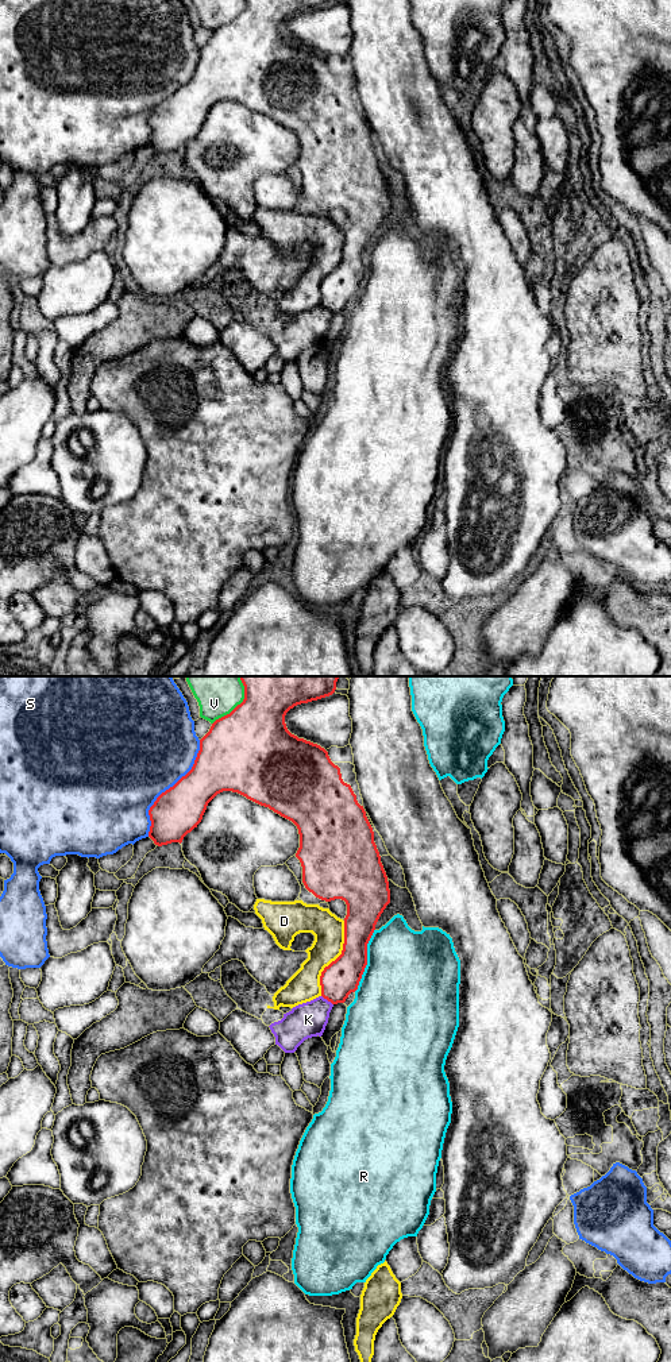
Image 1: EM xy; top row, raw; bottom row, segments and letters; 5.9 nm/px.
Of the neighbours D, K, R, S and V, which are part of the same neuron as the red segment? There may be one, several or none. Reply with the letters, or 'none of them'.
none of them

